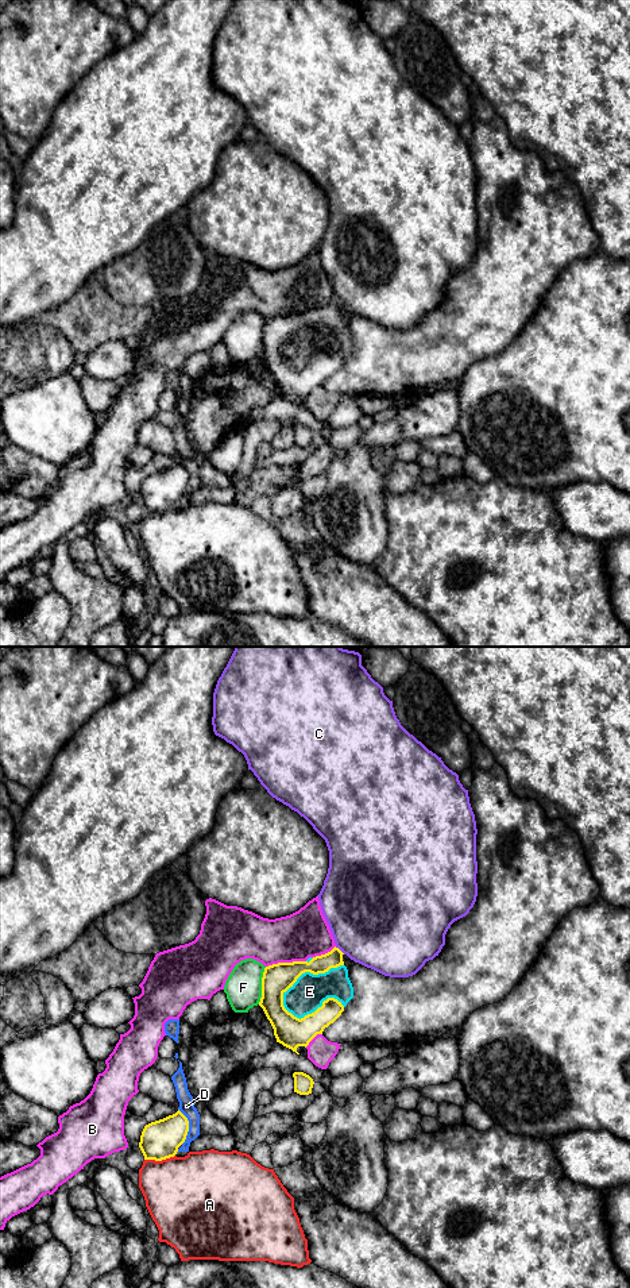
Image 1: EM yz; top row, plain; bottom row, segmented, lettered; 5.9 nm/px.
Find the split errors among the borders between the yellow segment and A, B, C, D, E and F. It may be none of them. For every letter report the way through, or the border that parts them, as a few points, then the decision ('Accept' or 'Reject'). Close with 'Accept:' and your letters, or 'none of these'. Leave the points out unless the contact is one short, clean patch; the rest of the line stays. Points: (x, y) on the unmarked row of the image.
A: Boundary: yz (174, 506), (161, 512), (145, 512). Reject
B: Reject
C: Reject
D: Reject
E: Accept
F: Reject
Accept: E

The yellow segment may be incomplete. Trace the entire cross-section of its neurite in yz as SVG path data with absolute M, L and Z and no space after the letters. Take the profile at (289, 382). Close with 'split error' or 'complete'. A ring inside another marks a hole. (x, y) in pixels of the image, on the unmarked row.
M331 304L309 309L306 313L278 315L264 320L259 358L270 373L277 394L297 406L298 398L308 398L324 381L333 375L353 350L353 339L343 313L343 304Z; split error

